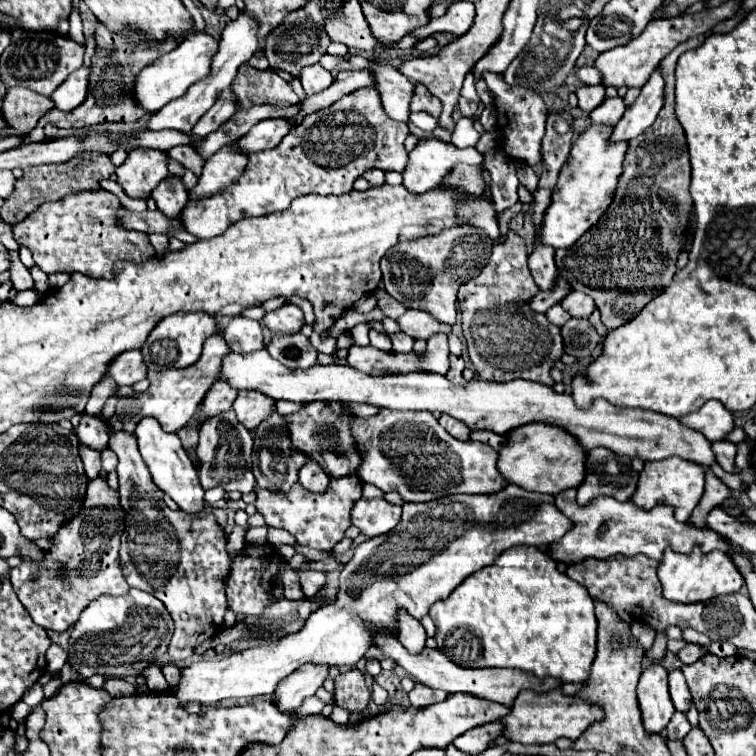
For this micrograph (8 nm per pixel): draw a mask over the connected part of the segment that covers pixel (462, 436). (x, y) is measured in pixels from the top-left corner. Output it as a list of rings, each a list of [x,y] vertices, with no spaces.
[[[443,414],[441,418],[439,418],[439,424],[453,436],[453,438],[457,438],[457,440],[469,440],[469,428],[463,424],[463,422],[457,422],[455,418],[449,418],[447,414]]]

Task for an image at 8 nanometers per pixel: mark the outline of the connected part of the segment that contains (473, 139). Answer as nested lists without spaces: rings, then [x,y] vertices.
[[[461,118],[456,122],[455,130],[451,134],[451,143],[458,148],[474,147],[480,136],[472,120]]]

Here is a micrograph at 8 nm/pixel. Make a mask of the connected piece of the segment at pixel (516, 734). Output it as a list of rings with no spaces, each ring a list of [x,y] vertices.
[[[553,689],[545,693],[521,692],[511,706],[509,716],[505,716],[501,722],[505,724],[505,736],[513,742],[521,744],[551,744],[557,738],[569,738],[577,740],[589,726],[601,722],[605,718],[605,710],[599,704],[585,702],[575,696],[567,696],[560,689]]]

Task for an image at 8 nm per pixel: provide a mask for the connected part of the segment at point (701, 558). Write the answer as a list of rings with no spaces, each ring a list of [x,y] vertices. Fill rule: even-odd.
[[[695,546],[691,554],[679,554],[673,550],[667,550],[663,554],[661,566],[659,566],[659,580],[663,586],[663,596],[673,602],[705,602],[709,598],[715,598],[719,594],[731,594],[737,592],[745,580],[737,572],[737,566],[723,550],[713,550],[709,554],[701,554],[701,548]]]

